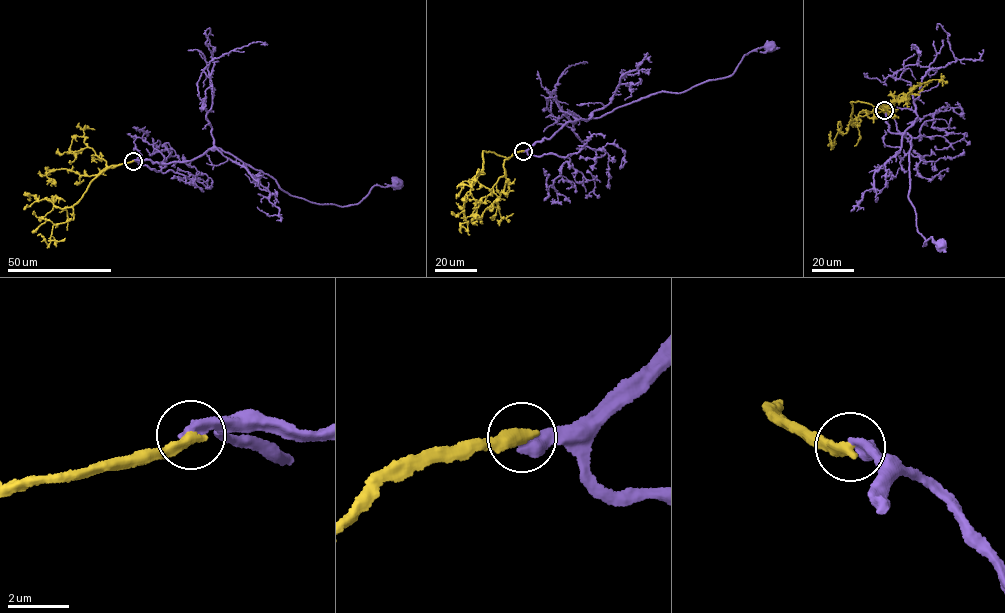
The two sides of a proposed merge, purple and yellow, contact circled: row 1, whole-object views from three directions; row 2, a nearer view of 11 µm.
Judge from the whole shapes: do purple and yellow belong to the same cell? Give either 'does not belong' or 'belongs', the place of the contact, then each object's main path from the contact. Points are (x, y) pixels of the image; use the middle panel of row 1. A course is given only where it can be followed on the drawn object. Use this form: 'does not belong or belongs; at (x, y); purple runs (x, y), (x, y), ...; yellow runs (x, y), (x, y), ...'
does not belong; at (523, 151); purple runs (523, 151), (551, 138), (568, 122), (599, 117), (658, 92), (681, 92), (733, 74), (746, 54), (769, 46); yellow runs (523, 151), (506, 158), (483, 151), (481, 172), (464, 197), (466, 222), (461, 224), (465, 231)

